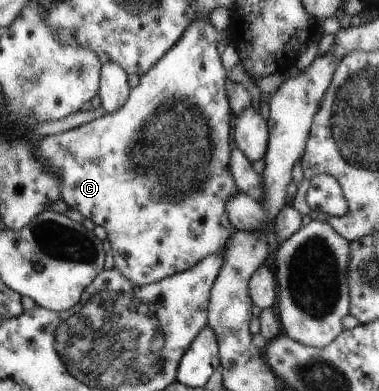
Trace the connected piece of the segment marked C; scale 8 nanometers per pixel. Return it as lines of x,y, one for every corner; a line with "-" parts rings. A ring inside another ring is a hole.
205,18
195,20
171,51
167,52
146,75
140,76
139,84
131,90
130,97
123,107
71,130
45,136
34,146
35,156
39,160
43,158
45,160
43,164
47,164
47,168
51,166
51,170
55,170
55,176
59,176
59,180
62,181
61,200
65,201
70,209
79,211
85,219
92,220
96,225
105,228
108,235
107,243
115,260
115,268
135,286
141,287
194,268
195,264
202,263
207,256
217,254
226,248
230,237
236,232
230,222
227,204
239,194
240,189
231,169
232,157
229,156
231,154
231,114
229,114
230,100
227,100
227,94
225,94
227,72
217,52
219,42
228,40
229,34
231,34
229,29
215,30
210,20

